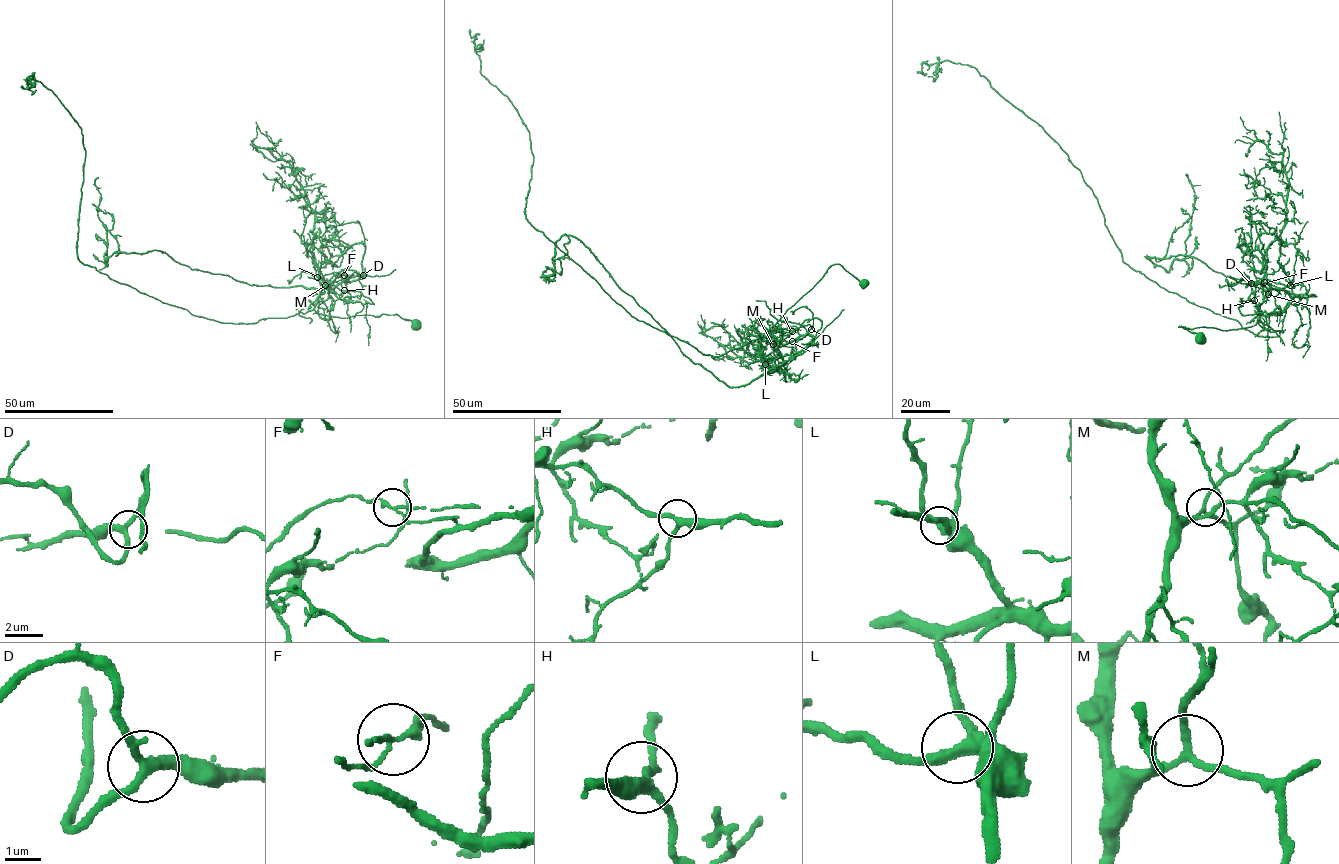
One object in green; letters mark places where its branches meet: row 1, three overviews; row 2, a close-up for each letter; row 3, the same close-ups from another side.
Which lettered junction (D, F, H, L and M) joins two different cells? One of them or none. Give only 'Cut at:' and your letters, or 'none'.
Cut at: F

